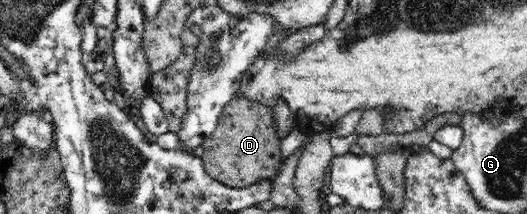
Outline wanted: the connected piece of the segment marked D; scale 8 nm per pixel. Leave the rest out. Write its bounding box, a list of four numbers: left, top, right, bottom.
[203,91,283,188]

